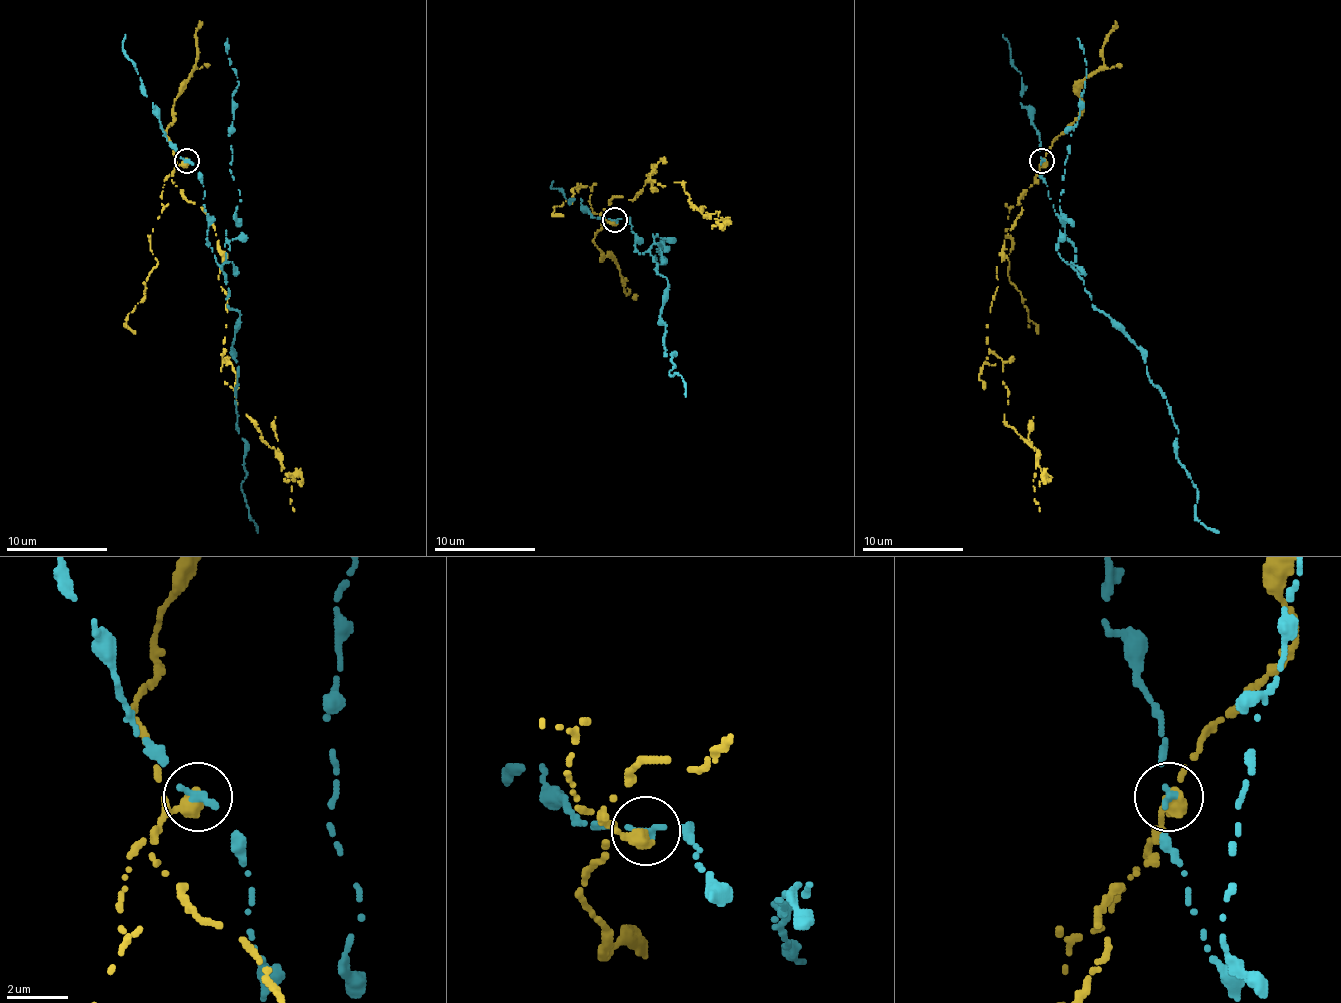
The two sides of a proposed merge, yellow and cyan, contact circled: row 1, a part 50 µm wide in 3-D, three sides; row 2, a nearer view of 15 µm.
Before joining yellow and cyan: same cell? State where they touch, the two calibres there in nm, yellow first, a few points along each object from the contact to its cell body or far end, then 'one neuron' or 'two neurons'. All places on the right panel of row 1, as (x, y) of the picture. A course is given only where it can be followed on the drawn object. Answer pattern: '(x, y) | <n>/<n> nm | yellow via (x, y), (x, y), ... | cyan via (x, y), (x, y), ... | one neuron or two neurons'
(1042, 160) | 480/280 nm | yellow via (1042, 160), (997, 266), (987, 344), (1002, 359), (1005, 420), (1037, 450), (1040, 510) | cyan via (1042, 160), (1073, 266), (1141, 352), (1179, 430), (1174, 452), (1196, 518), (1219, 533) | two neurons

